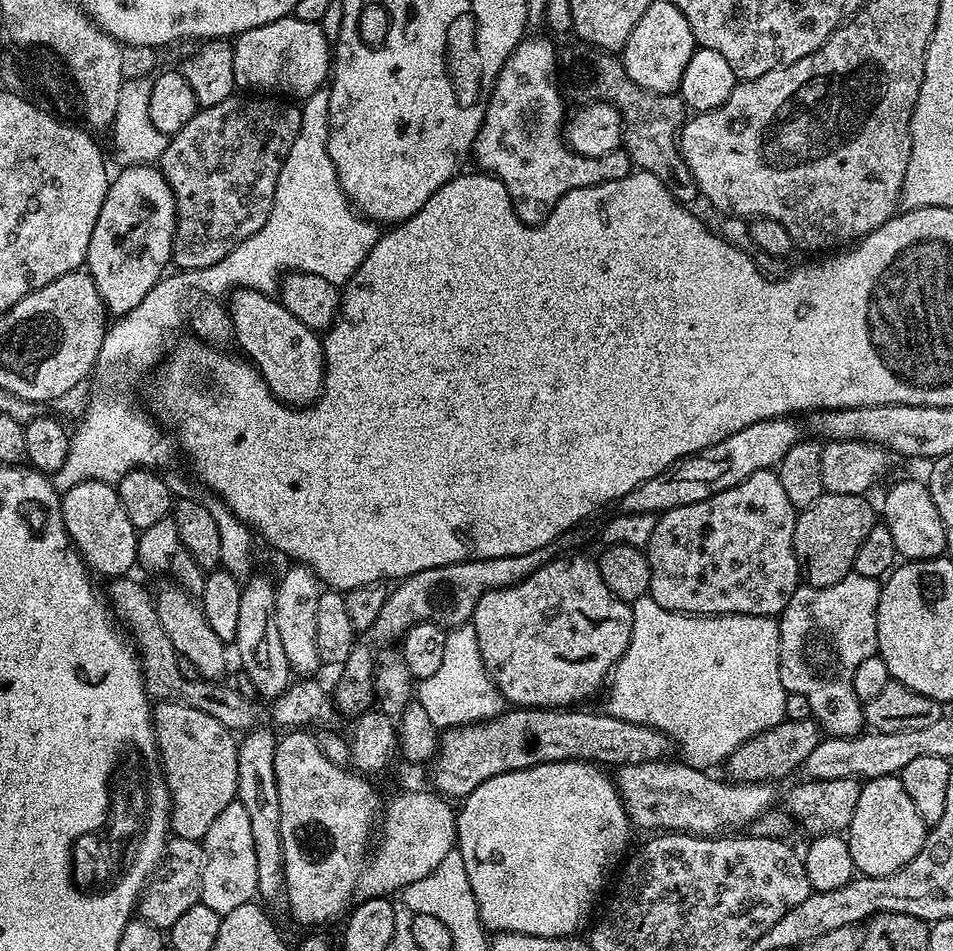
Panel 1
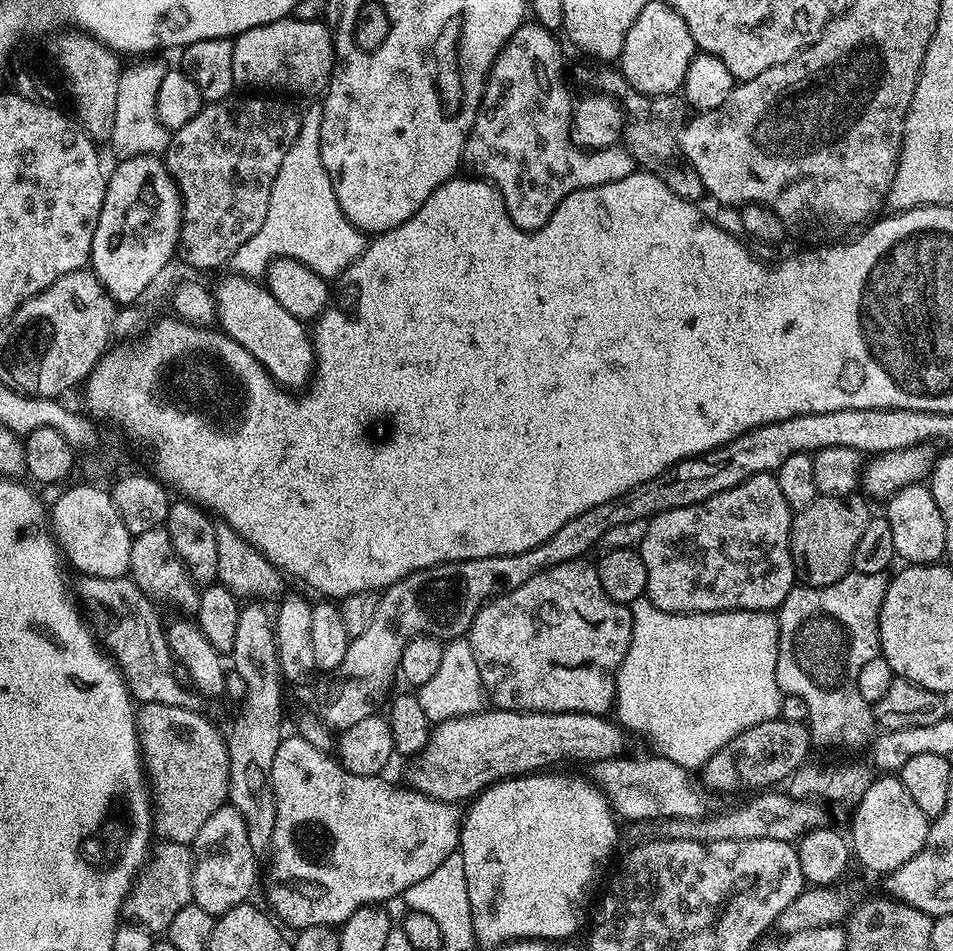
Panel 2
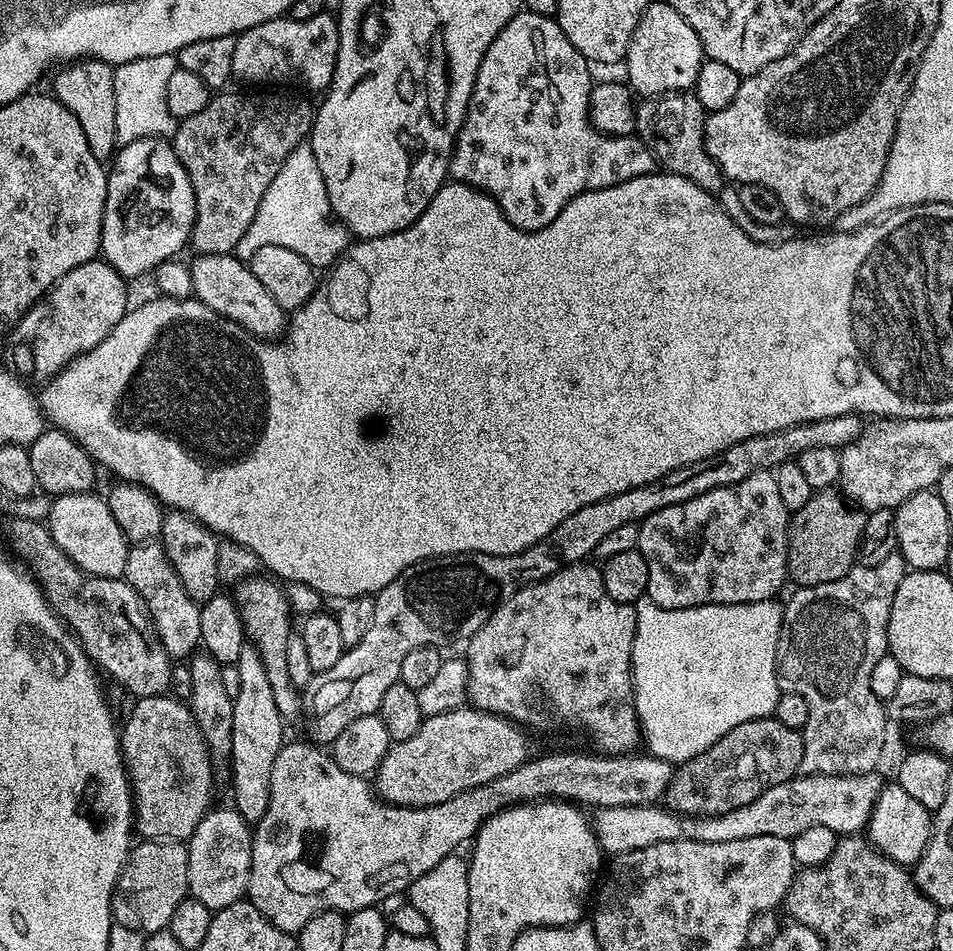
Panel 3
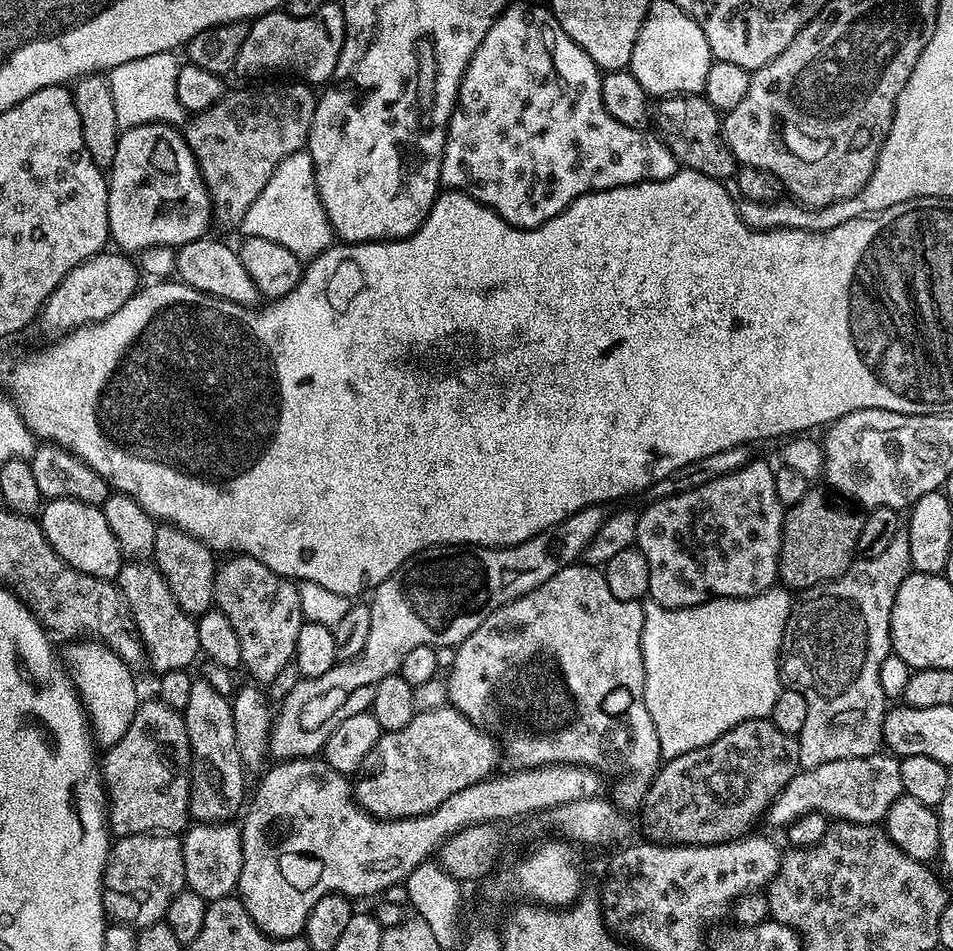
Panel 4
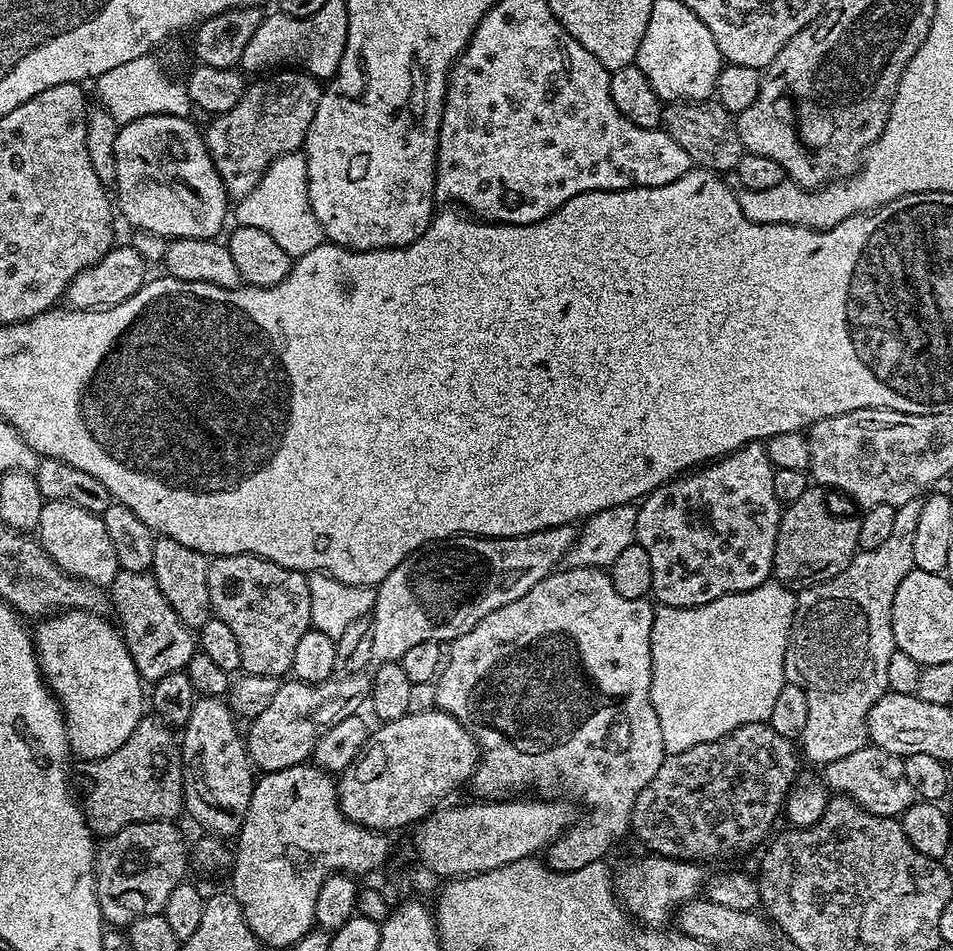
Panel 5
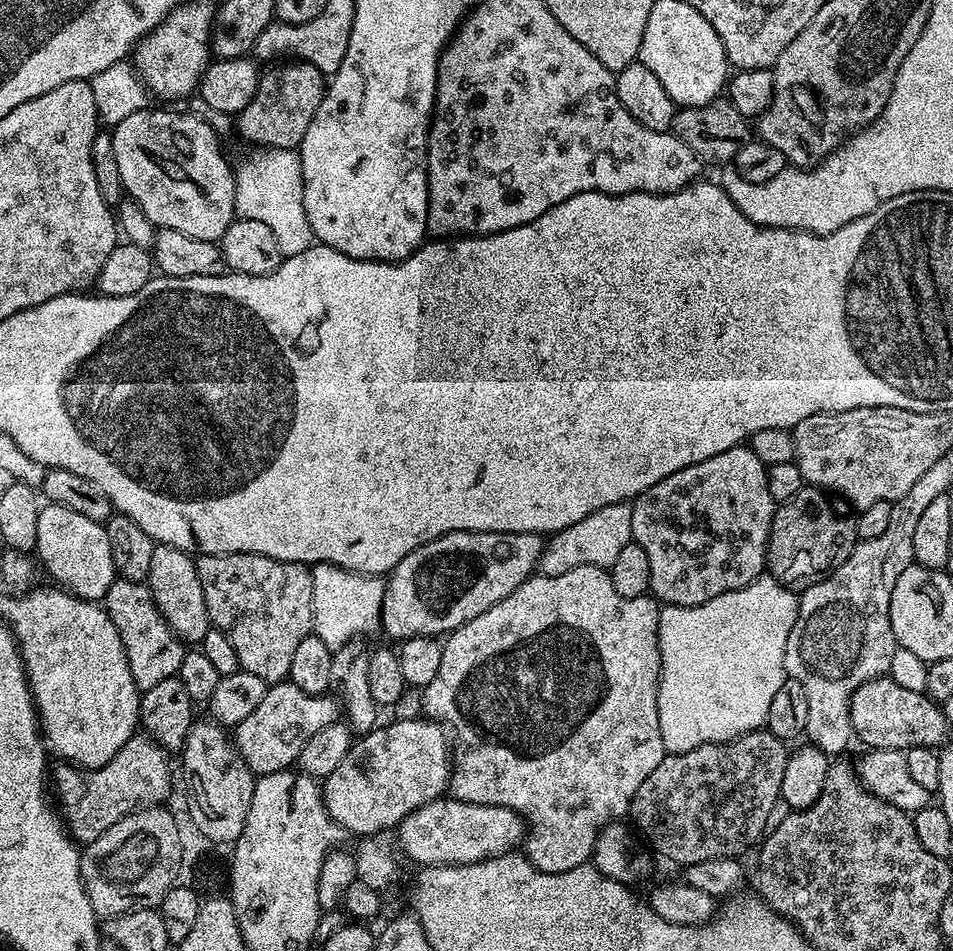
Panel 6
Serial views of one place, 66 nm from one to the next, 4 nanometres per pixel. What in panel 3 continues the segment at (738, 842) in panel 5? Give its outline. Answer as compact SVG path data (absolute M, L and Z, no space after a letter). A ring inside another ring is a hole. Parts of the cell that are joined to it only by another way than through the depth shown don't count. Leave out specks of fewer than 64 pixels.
M774 716L742 722L702 754L673 771L664 795L665 803L671 811L680 815L717 816L729 813L749 805L772 786L791 780L800 769L803 753L803 733L783 726Z

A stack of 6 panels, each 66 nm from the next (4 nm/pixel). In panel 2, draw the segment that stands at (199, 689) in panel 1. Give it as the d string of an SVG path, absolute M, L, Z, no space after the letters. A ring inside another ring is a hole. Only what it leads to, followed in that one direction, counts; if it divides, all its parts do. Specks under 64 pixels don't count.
M80 574L75 578L75 595L78 600L80 595L79 603L103 651L120 669L133 701L141 705L165 704L189 708L192 712L201 711L200 693L189 686L179 685L174 678L174 657L168 645L166 624L160 621L157 605L149 600L148 595L128 576L94 578Z

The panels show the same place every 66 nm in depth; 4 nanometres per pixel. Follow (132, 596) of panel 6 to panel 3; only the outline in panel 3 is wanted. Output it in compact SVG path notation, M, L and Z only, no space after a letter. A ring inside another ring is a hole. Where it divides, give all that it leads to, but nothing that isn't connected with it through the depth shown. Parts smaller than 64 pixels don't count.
M156 540L132 544L128 549L123 579L143 598L144 605L148 607L149 621L155 626L169 657L191 657L200 648L200 604L186 594L174 566L170 566L170 558L164 547Z

